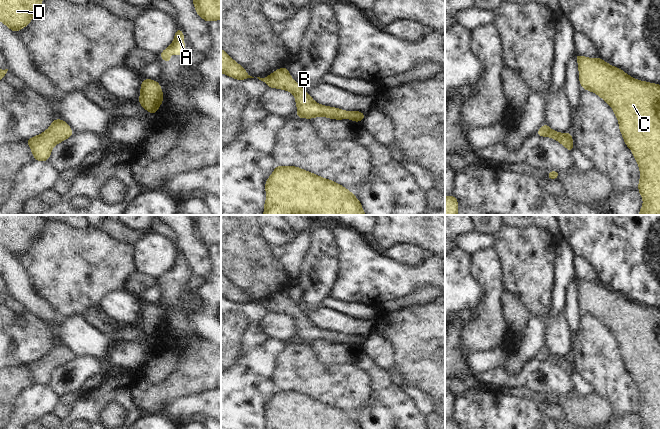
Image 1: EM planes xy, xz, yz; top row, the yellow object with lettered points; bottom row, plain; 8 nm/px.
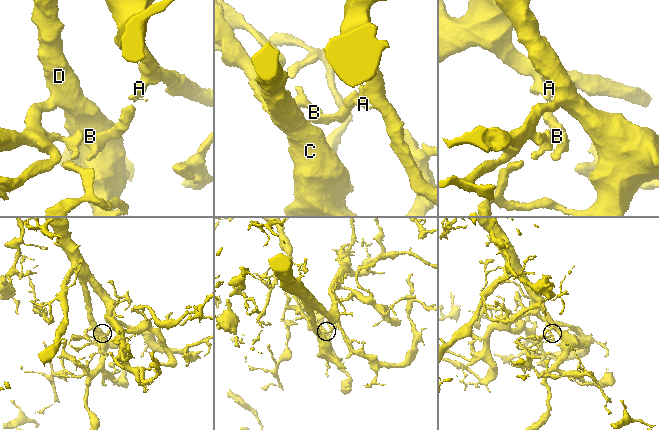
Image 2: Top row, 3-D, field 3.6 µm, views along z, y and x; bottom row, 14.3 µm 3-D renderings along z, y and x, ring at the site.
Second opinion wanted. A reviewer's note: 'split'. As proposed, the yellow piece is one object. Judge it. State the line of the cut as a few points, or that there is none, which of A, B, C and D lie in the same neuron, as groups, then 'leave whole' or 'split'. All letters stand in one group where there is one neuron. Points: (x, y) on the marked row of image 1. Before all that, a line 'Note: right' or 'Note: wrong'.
Note: wrong
no cut | A B C D | leave whole

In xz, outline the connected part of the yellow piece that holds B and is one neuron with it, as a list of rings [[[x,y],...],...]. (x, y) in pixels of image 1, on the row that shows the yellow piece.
[[[287,67],[276,69],[268,77],[260,78],[269,88],[287,90],[295,97],[297,105],[297,118],[312,119],[315,117],[327,117],[336,120],[348,118],[355,122],[361,122],[366,114],[359,111],[344,111],[339,108],[324,106],[316,103],[305,90],[290,76]]]

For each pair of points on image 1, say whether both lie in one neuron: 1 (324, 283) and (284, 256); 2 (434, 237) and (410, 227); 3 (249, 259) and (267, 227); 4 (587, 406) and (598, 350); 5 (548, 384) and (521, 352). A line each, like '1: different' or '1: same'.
1: different
2: same
3: different
4: different
5: different

